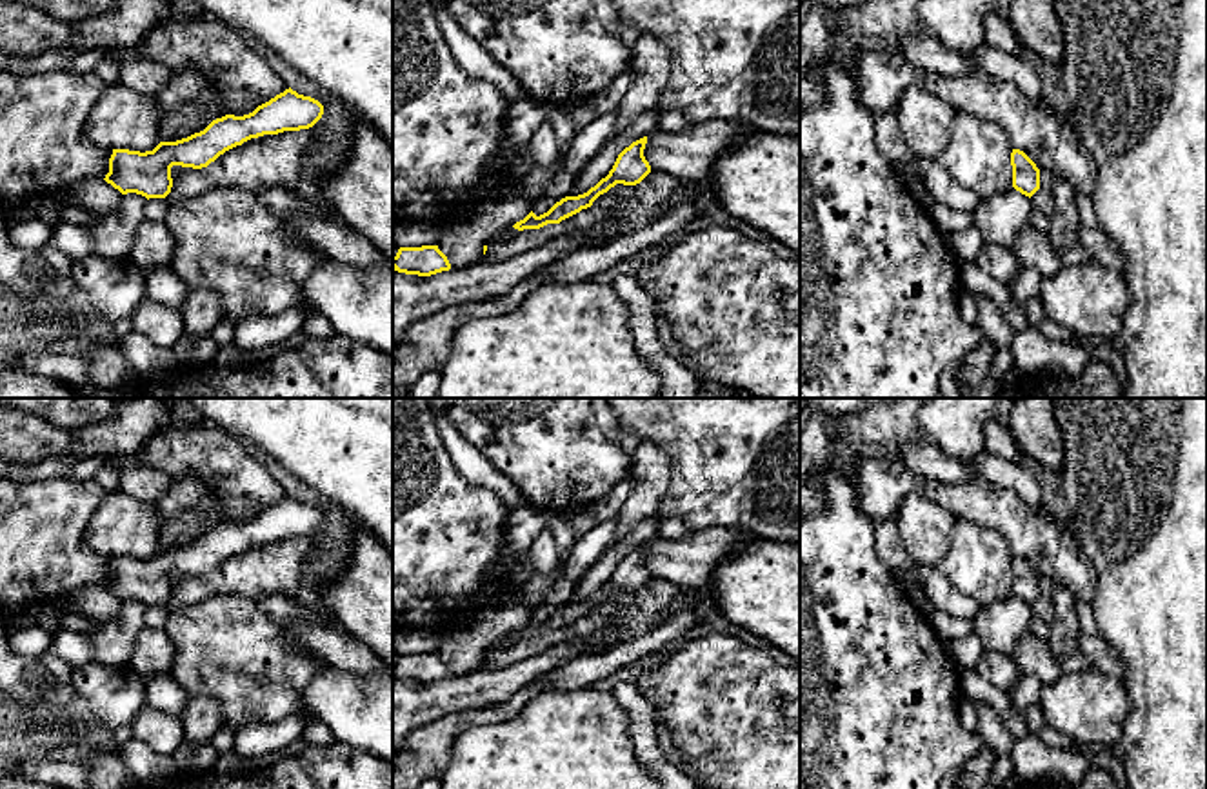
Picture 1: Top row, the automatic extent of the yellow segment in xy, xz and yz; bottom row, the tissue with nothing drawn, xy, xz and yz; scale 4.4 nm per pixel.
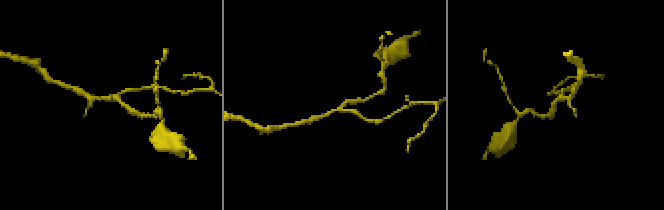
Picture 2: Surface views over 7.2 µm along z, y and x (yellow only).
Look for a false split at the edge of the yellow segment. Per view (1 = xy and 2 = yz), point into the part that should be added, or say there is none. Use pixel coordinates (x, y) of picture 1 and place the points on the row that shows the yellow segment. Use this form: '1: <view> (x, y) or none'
1: none
2: none

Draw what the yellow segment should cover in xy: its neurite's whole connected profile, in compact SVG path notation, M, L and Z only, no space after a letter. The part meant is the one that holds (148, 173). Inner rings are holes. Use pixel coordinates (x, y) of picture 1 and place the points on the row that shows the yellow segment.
M291 87L244 116L225 115L204 131L176 142L160 142L153 151L113 149L105 182L122 195L136 193L165 198L171 193L171 167L202 169L225 151L251 138L313 127L324 115L324 105L298 95Z

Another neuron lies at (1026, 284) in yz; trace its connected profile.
M1018 267L1018 273L1005 284L1011 296L1025 307L1031 298L1040 296L1043 278L1034 269Z

